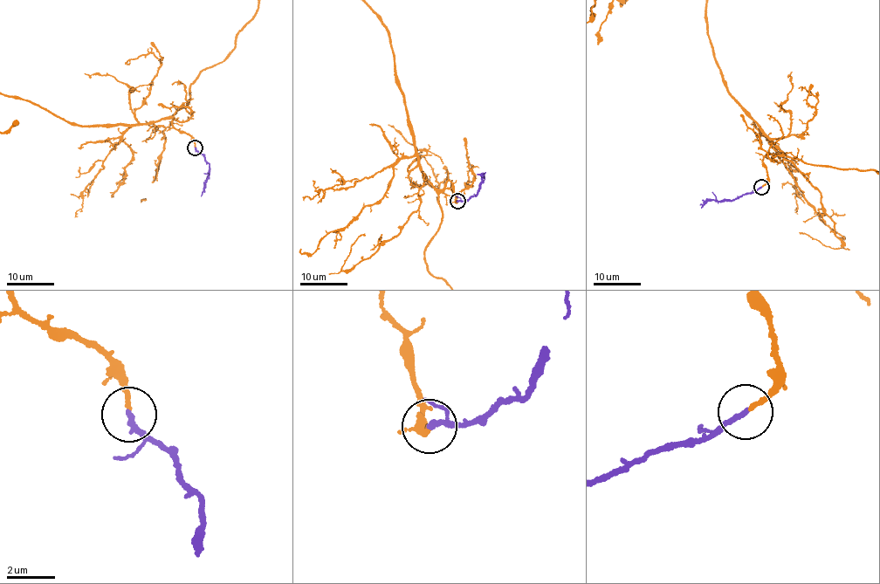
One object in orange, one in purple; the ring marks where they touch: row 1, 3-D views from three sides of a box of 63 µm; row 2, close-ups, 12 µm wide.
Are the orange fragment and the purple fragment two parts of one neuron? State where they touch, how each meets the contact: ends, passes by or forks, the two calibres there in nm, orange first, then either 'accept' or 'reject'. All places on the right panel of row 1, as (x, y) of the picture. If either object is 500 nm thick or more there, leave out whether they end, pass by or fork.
(761, 187) | orange ends | purple ends | 170/240 nm | accept

